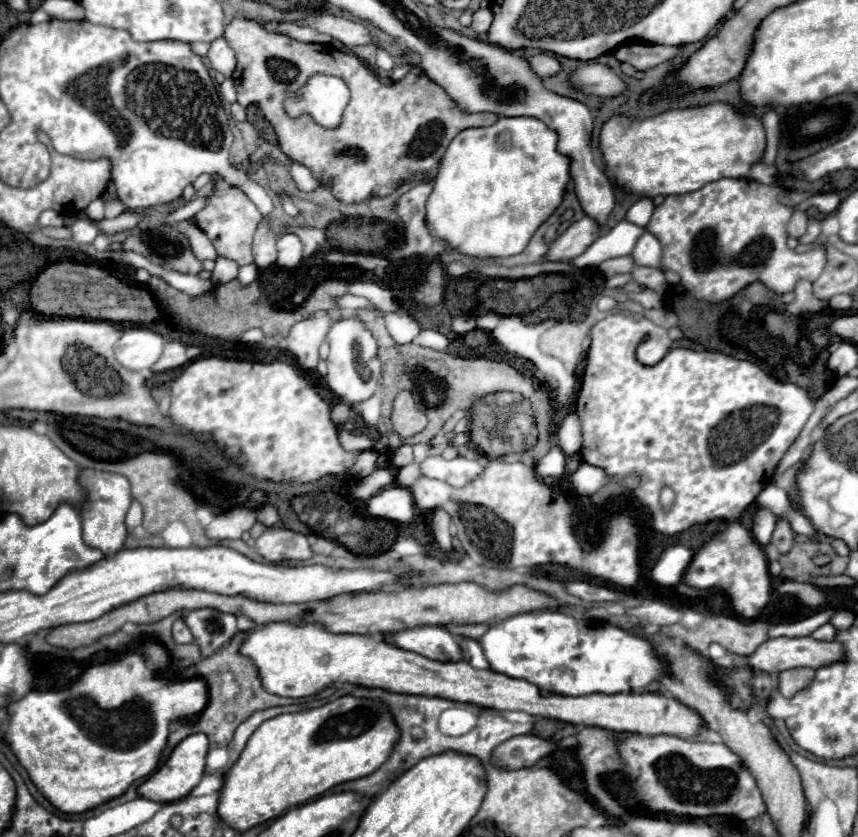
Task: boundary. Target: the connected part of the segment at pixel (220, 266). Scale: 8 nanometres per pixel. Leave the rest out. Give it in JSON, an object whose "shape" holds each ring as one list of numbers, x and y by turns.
{"shape":[[218,258,216,260,216,268,212,272,212,284,218,286,218,284,226,284,230,280,234,280,238,274,238,264,232,262,232,260,226,260,226,258]]}

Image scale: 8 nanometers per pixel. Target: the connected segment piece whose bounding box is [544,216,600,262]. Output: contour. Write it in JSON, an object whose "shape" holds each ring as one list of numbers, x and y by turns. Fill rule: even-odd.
{"shape":[[584,216,582,220,574,222,564,234,560,234,548,248,544,260,550,260,550,262,566,262,566,260,574,260,578,258,600,234,600,228,598,224]]}

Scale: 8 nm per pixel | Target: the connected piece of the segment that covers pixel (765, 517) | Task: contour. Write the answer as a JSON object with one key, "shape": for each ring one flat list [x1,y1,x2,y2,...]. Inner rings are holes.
{"shape":[[760,508,754,520,754,528,752,528,752,536,760,546,766,546,772,540,772,532,776,526,778,518,768,510,768,508]]}

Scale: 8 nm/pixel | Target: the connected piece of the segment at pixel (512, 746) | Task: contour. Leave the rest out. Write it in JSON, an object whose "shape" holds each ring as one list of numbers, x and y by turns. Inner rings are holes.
{"shape":[[532,734,514,736,512,740,500,744,496,752,492,752,492,764,496,768,512,768,512,770,530,768,542,758,546,758,550,752,552,744,538,736]]}

